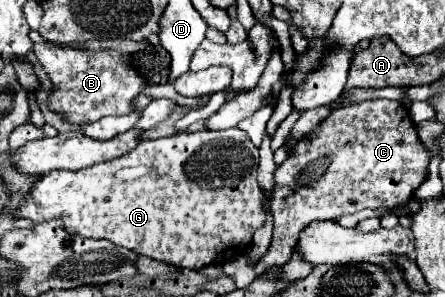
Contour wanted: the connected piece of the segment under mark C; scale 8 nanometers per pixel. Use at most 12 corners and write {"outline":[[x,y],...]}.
{"outline":[[407,104],[331,112],[275,172],[261,278],[309,222],[395,210],[429,154]]}

